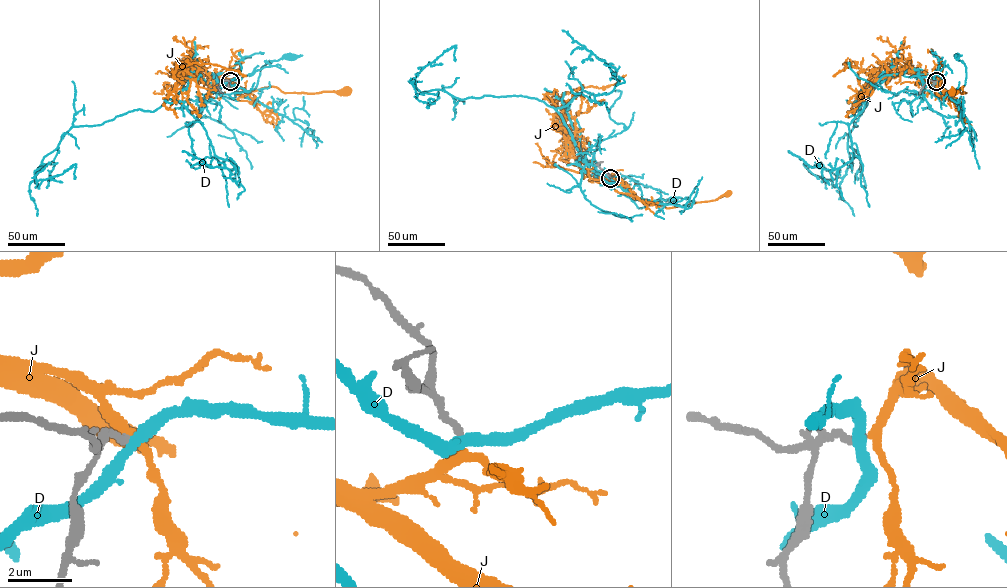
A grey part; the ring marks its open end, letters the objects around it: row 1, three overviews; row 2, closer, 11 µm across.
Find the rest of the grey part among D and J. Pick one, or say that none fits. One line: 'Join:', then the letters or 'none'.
Join: J

